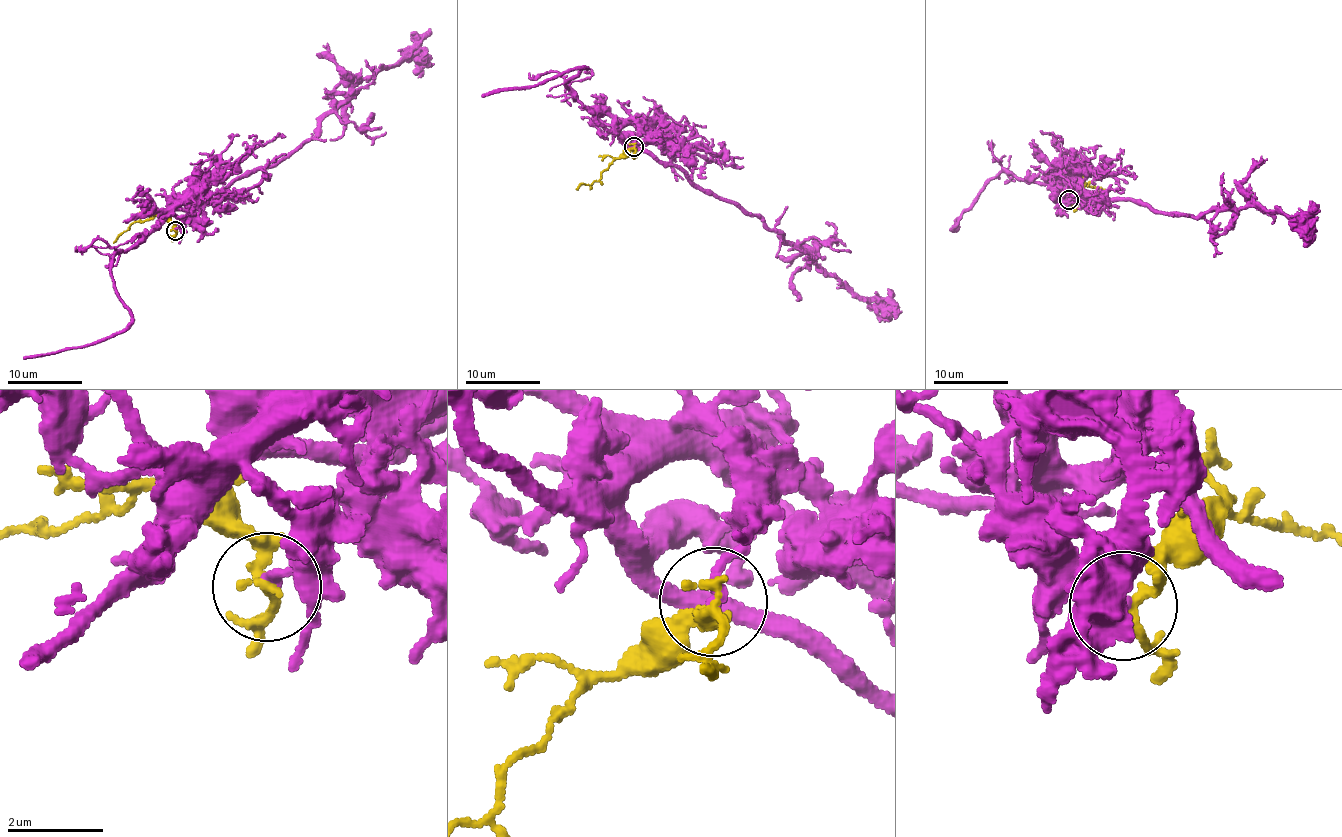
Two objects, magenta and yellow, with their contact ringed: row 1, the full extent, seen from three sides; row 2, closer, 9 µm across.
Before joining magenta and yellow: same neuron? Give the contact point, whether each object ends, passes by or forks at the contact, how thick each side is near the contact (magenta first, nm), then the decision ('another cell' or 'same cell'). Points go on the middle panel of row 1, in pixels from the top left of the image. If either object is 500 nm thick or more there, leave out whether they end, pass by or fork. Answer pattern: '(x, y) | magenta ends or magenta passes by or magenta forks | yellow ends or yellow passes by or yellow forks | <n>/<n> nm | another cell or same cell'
(634, 147) | magenta ends | yellow passes by | 220/220 nm | another cell

